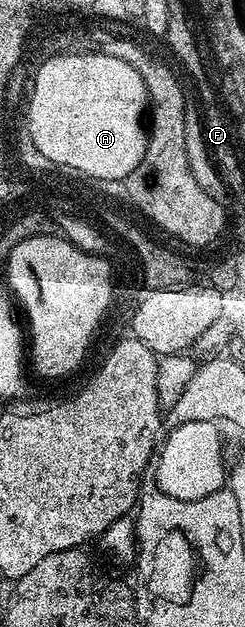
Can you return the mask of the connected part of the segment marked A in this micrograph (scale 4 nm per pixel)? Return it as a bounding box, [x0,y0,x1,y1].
[27,53,150,178]

